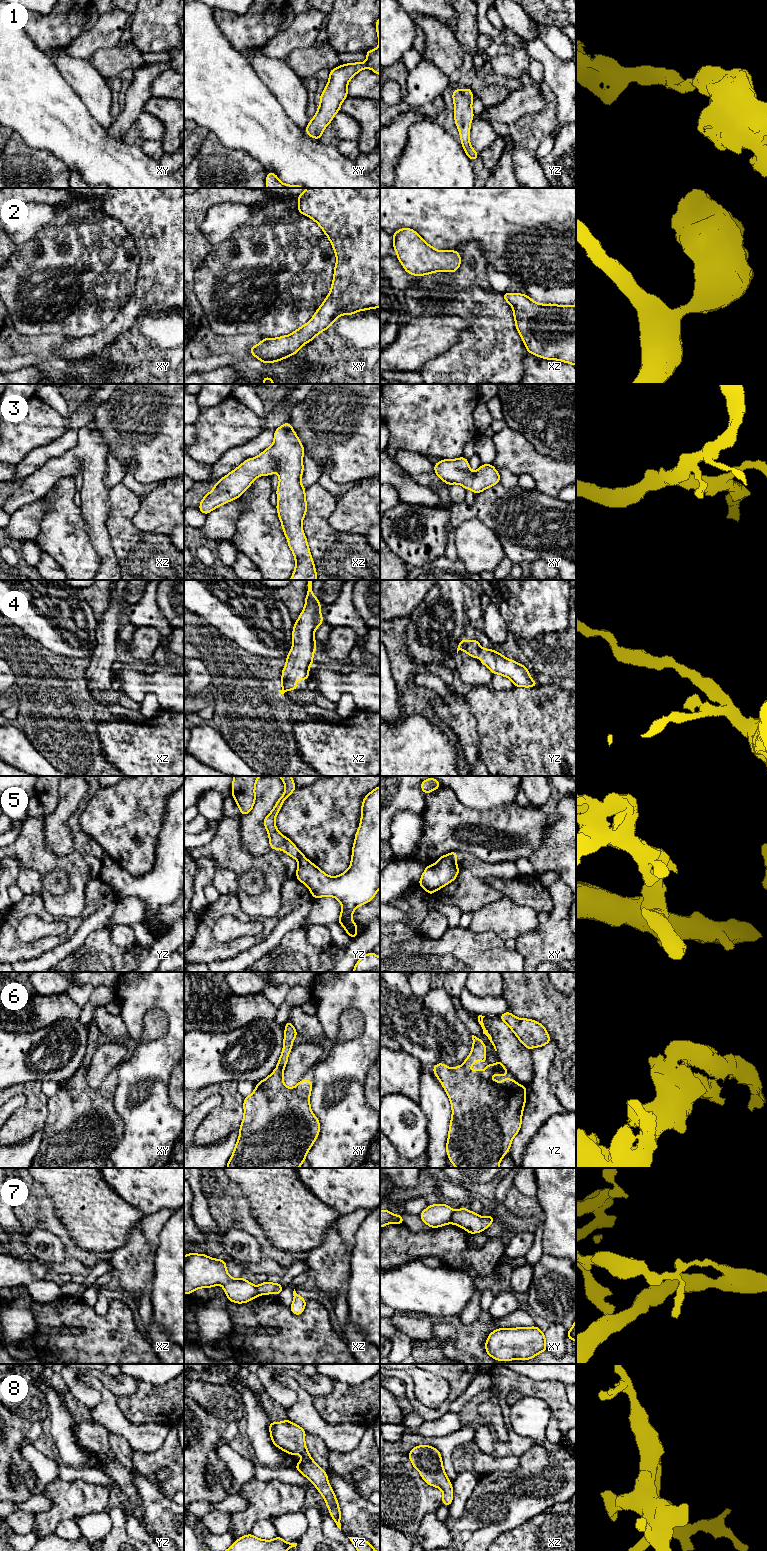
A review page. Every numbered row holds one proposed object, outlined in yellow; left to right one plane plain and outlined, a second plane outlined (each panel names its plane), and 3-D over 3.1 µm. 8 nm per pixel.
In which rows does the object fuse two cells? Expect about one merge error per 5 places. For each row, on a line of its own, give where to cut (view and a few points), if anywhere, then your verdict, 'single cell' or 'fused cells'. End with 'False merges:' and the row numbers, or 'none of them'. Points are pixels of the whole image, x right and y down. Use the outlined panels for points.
1: cut none; single cell
2: cut none; single cell
3: cut none; single cell
4: cut none; single cell
5: cut xy (447, 855), (455, 863); fused cells
6: cut none; single cell
7: cut xy (454, 1211), (450, 1222); fused cells
8: cut none; single cell
False merges: 5, 7

